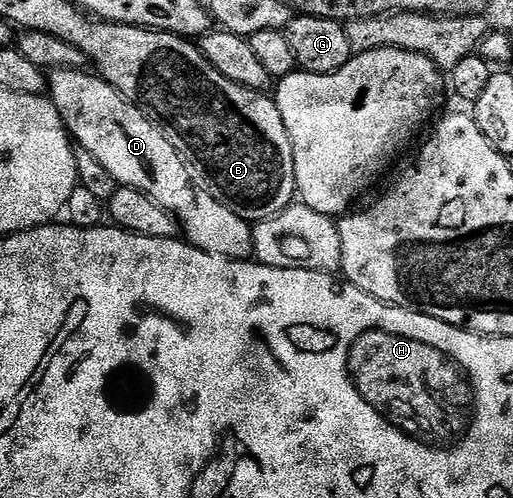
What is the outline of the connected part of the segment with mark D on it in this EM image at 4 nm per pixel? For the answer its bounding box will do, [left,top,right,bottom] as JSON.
[48,70,254,260]

